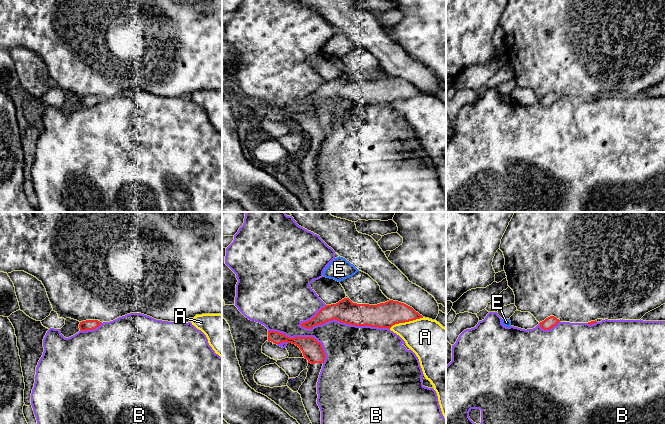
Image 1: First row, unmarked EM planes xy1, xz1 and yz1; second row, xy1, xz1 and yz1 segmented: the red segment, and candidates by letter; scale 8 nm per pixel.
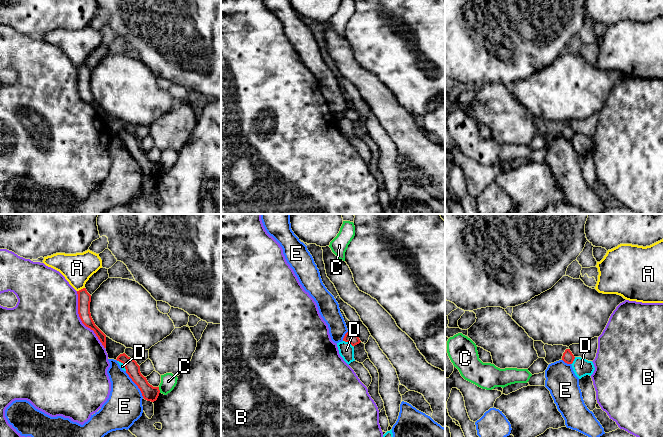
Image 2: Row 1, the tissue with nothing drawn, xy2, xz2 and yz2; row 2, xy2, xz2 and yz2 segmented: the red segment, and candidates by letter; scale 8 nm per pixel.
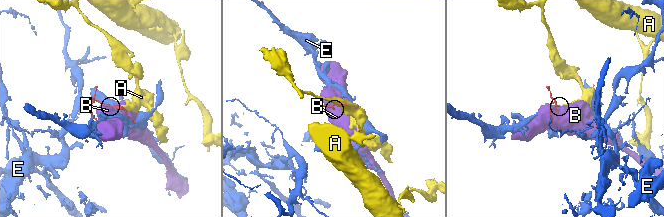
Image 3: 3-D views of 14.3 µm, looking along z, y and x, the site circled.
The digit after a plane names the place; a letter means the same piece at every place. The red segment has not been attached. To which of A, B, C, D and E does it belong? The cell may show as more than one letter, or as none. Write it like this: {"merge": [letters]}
{"merge": []}

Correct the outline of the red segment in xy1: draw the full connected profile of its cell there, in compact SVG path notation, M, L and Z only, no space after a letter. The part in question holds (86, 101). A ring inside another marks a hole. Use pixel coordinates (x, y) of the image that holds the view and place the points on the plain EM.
M86 96L86 97L80 98L79 104L81 107L87 107L87 106L96 105L100 101L102 101L102 98L98 96Z

